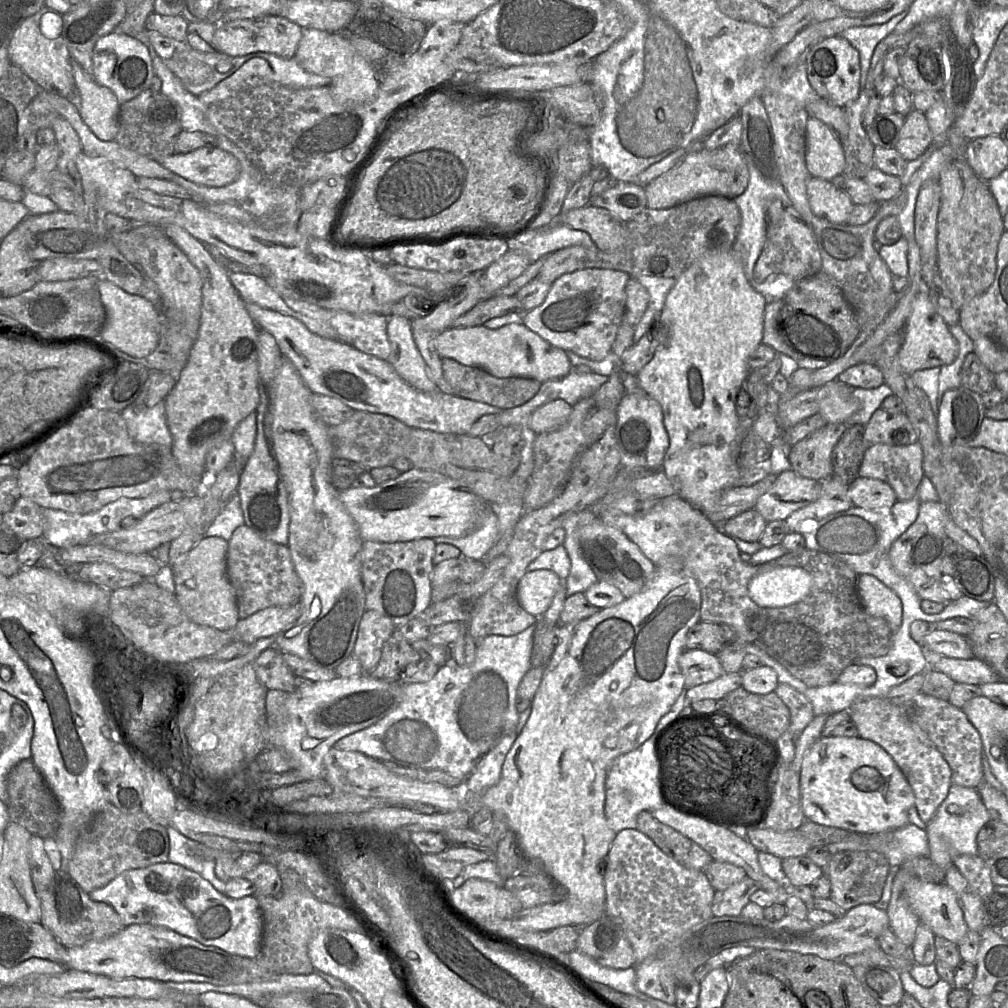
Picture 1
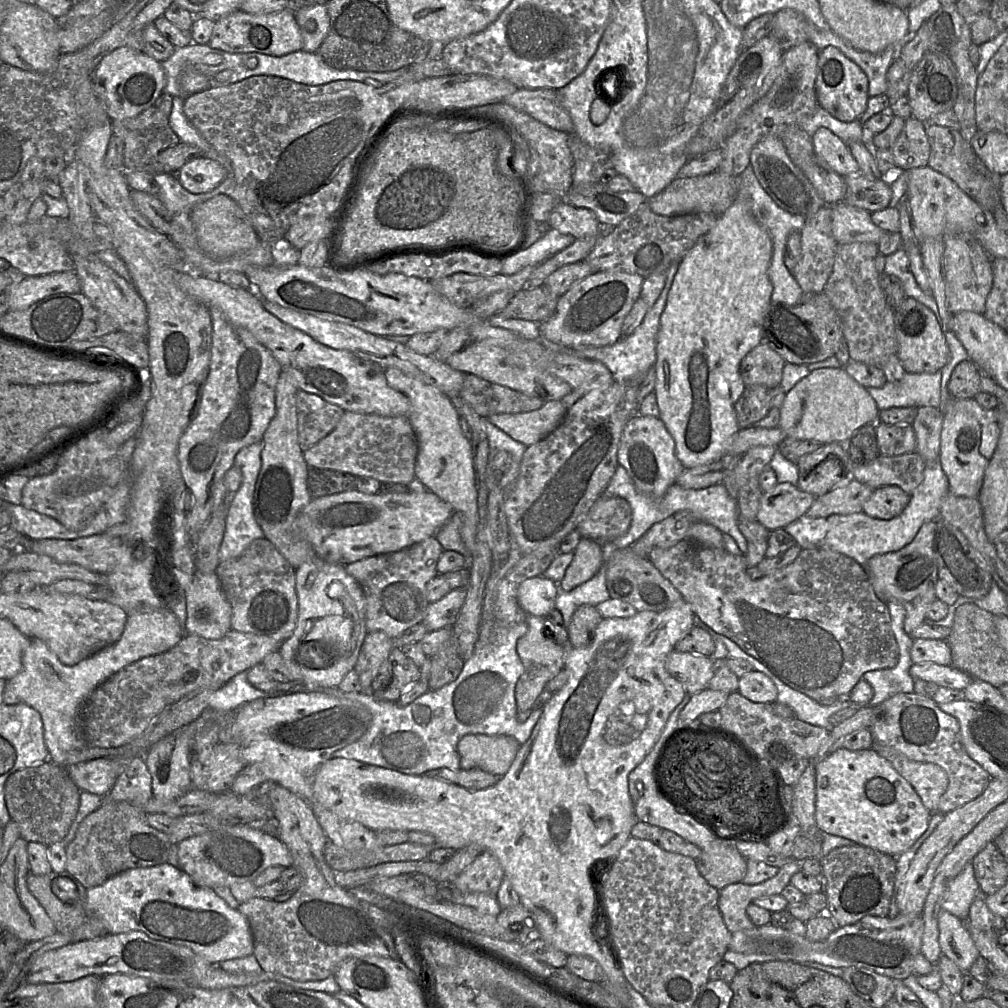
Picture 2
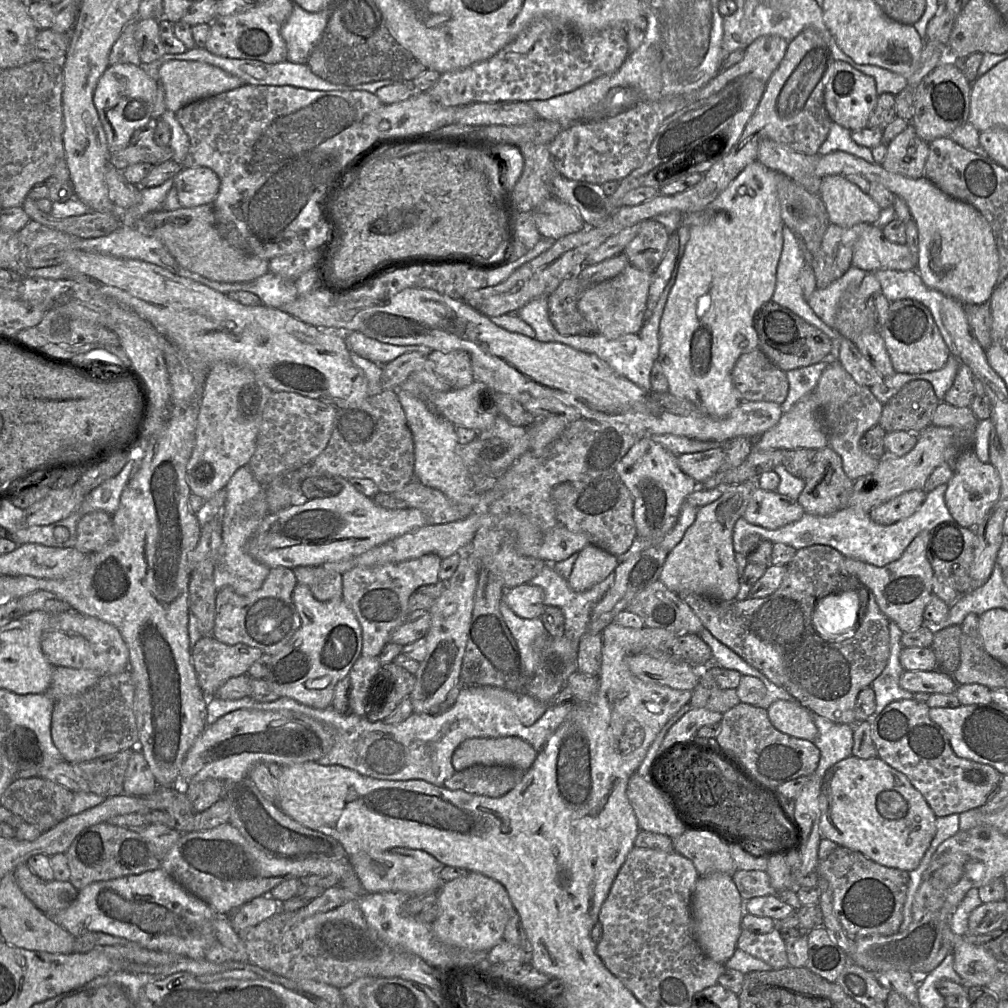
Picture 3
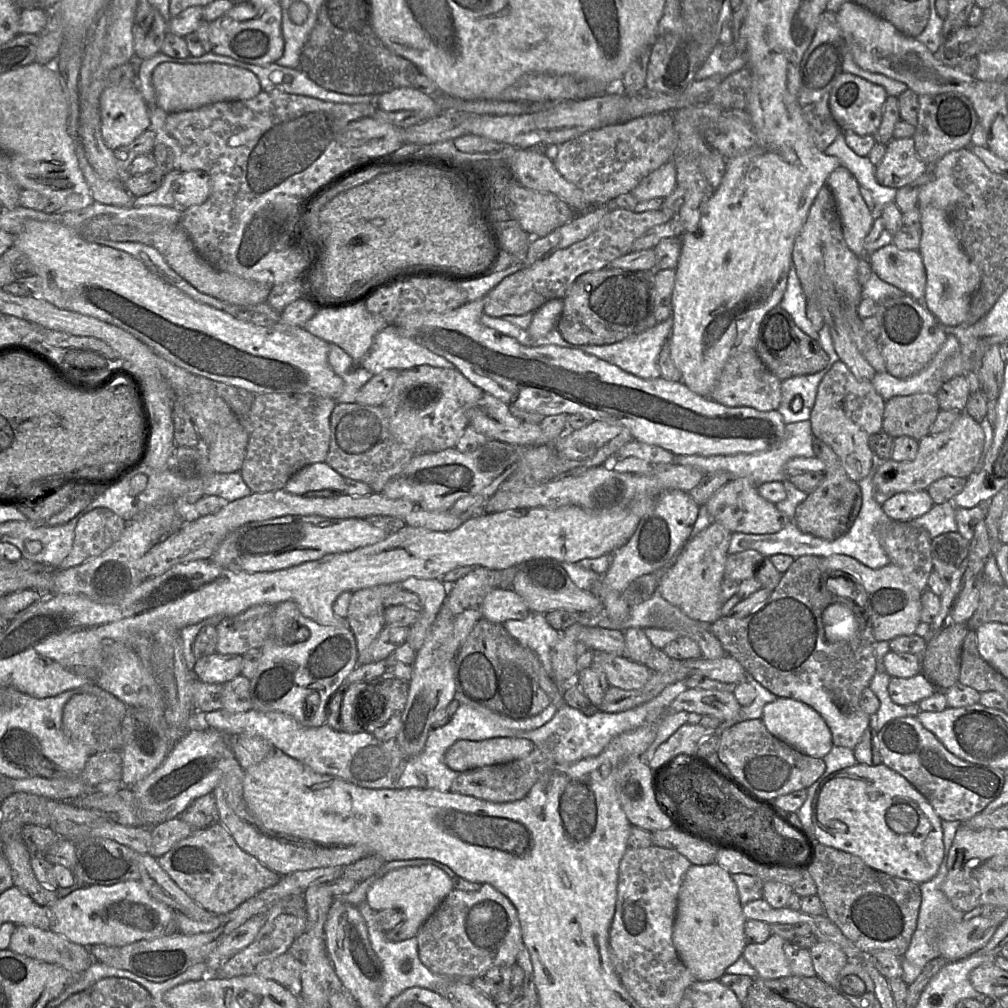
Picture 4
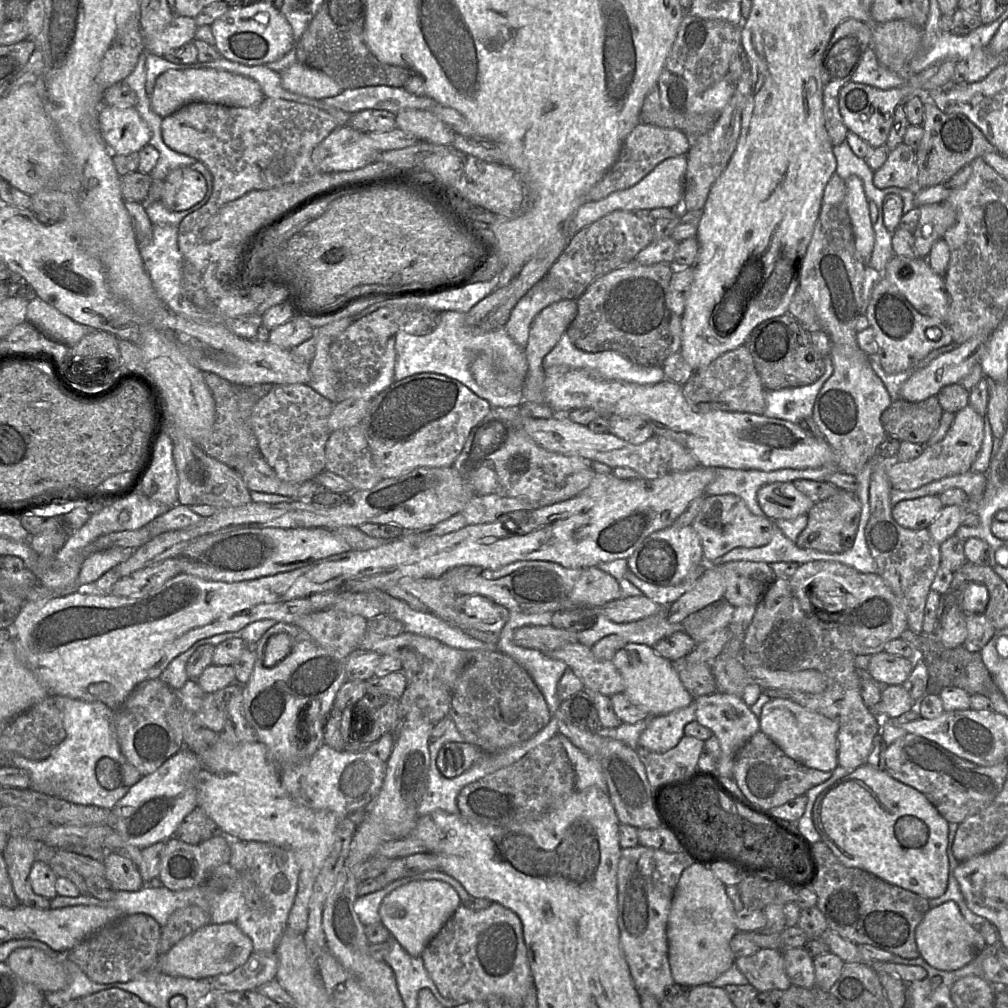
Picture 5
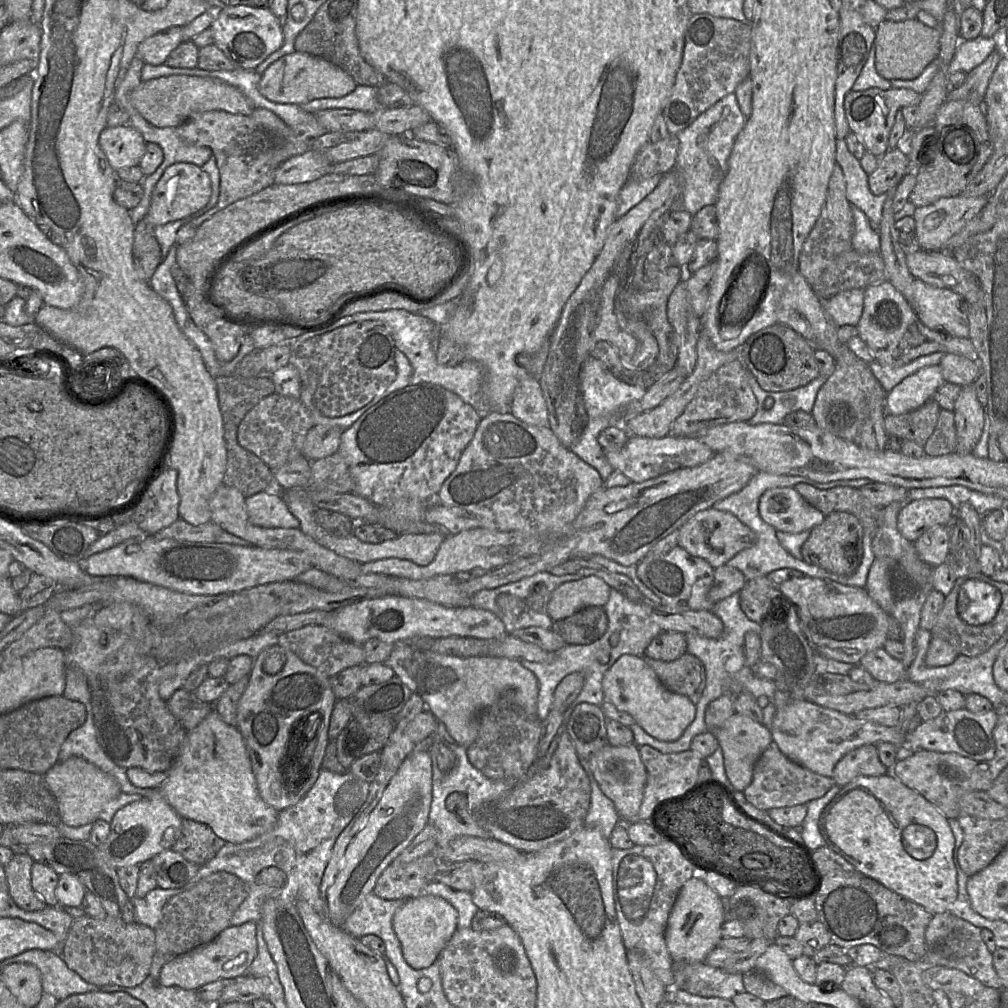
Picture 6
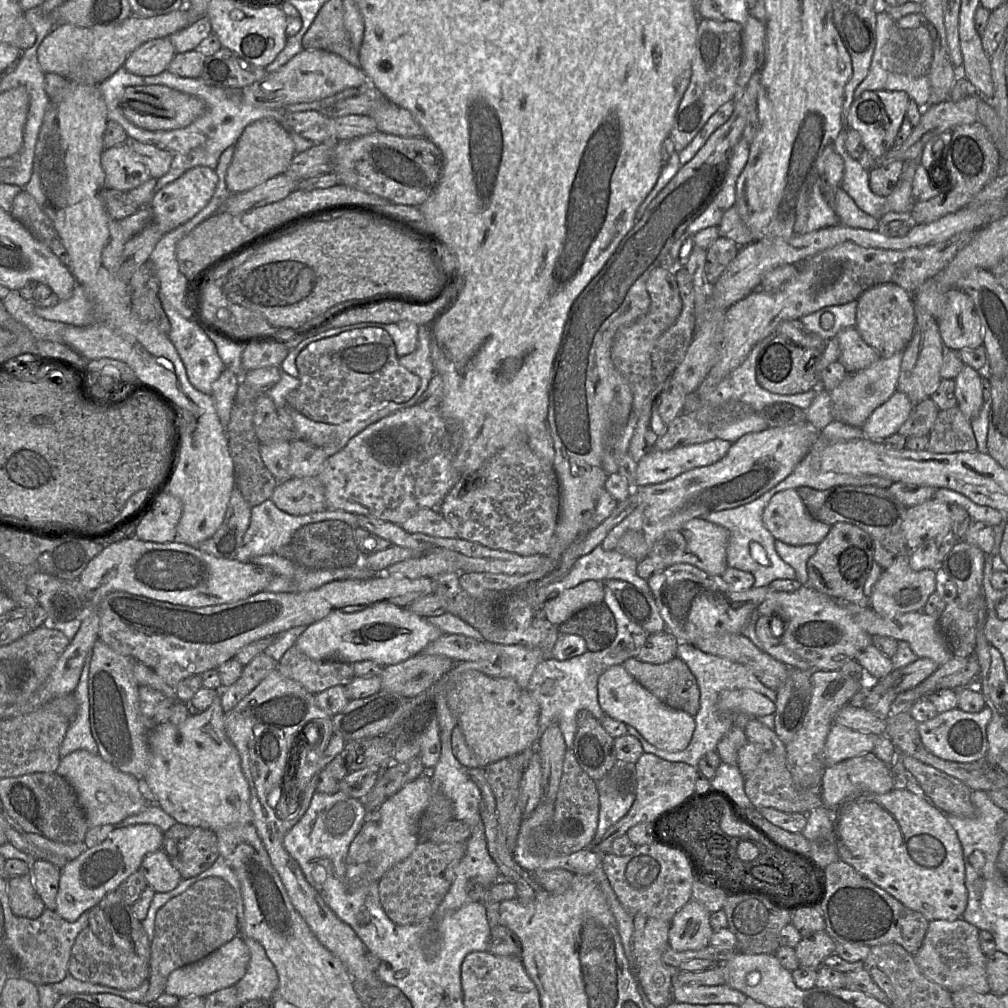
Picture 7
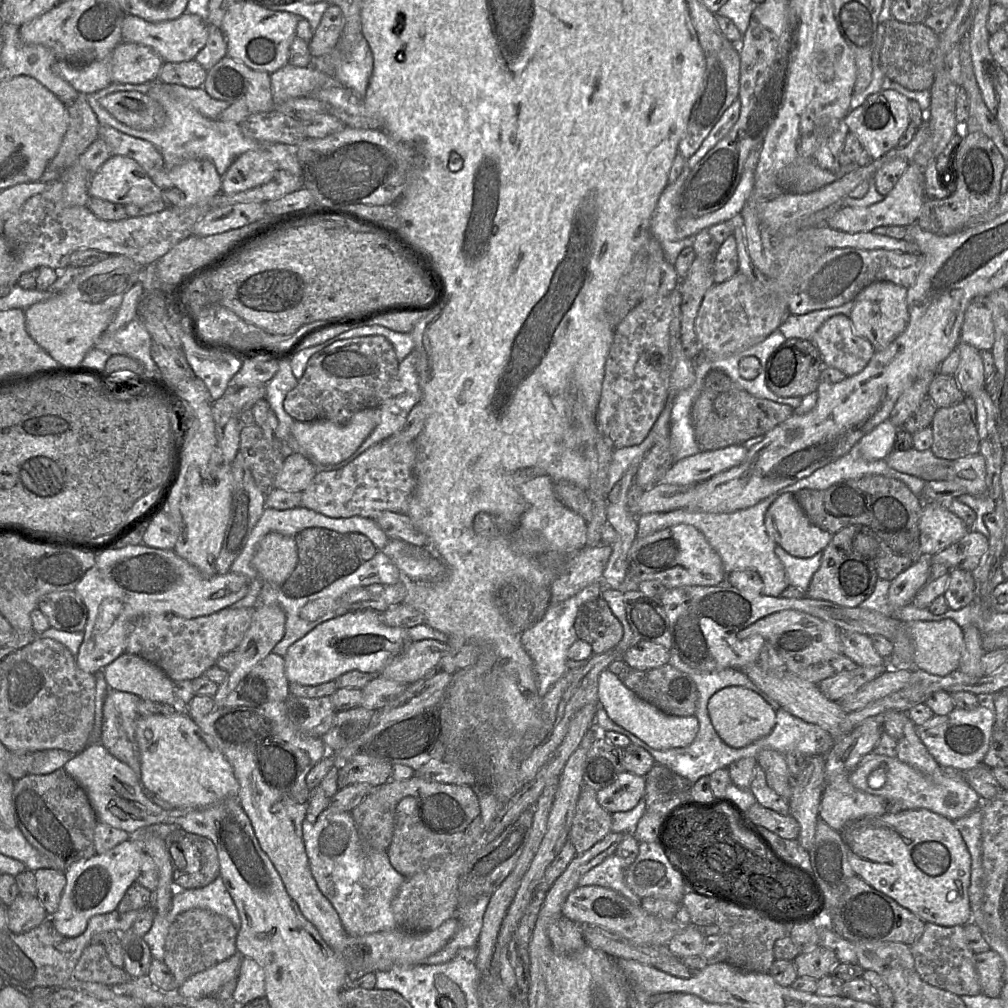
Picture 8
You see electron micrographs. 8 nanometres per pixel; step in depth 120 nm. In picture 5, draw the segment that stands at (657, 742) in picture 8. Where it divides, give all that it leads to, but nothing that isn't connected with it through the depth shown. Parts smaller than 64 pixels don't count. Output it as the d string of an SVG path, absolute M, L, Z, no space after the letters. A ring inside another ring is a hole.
M628 643L615 654L613 663L623 678L623 693L650 717L669 714L694 702L694 698L681 682L674 662L660 656L653 647Z

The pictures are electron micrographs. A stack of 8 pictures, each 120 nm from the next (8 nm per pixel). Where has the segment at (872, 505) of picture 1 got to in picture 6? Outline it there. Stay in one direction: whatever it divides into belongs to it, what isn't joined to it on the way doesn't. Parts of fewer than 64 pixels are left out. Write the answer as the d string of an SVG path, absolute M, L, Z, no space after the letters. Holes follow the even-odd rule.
M920 499L906 502L897 514L897 528L910 542L938 526L948 525L953 506L945 499Z

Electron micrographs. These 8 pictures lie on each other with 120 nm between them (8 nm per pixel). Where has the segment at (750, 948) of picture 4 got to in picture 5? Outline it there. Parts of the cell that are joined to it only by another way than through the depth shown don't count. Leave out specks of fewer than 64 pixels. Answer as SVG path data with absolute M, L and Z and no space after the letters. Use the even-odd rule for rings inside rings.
M760 948L751 956L736 958L735 964L758 992L786 990L791 986L780 950Z

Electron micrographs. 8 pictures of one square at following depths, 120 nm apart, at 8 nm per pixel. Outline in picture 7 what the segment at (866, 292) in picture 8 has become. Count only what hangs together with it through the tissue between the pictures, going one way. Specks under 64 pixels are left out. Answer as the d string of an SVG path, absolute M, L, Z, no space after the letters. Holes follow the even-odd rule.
M885 283L867 289L857 301L856 329L862 339L874 348L881 358L889 358L903 351L911 341L916 327L911 294L896 284Z

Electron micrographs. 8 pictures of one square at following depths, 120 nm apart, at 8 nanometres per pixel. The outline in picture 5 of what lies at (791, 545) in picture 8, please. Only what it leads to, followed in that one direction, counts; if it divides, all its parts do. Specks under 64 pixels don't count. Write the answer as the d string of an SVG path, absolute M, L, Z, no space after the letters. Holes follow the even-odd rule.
M776 482L759 489L757 501L765 516L773 521L791 520L808 514L814 502L792 482Z

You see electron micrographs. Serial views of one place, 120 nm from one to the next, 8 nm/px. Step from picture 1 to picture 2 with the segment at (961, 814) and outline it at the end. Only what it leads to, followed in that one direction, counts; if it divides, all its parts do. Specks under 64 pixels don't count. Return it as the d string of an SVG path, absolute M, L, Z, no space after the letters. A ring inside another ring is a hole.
M971 862L948 883L944 892L942 907L965 921L969 916L970 907L979 893L980 888Z

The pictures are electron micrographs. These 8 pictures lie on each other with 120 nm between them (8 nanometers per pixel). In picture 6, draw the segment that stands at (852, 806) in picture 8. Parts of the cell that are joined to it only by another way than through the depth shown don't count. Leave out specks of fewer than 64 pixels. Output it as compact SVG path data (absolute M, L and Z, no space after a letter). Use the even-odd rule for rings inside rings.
M869 744L844 755L835 765L831 777L836 785L843 787L859 776L881 776L887 772L879 761L876 746Z

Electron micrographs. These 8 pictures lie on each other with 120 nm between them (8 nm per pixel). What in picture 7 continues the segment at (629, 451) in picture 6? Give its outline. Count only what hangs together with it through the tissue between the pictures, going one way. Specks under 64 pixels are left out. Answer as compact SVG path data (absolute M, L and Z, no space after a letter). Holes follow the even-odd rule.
M716 438L667 451L652 448L637 462L636 486L662 483L689 470L712 465L728 453L731 445Z

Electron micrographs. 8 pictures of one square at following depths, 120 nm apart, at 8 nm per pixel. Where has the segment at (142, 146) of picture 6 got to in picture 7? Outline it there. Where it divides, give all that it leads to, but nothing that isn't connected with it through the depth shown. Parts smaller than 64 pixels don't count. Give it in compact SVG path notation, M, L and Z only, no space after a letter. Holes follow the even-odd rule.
M128 142L103 149L101 164L105 173L105 185L107 189L129 192L151 178L142 158L132 150Z

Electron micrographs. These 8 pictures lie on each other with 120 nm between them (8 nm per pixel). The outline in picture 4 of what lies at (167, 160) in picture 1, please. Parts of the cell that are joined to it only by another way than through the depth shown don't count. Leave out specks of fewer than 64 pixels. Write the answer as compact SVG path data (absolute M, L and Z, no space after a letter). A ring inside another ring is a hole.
M204 170L180 172L173 183L174 201L188 208L204 203L211 193L211 178Z

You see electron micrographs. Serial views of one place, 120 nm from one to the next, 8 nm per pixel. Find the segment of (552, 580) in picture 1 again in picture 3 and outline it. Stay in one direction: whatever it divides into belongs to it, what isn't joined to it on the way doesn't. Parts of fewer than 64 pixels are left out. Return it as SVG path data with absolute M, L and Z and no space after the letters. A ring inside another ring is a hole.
M530 583L509 589L502 599L517 616L524 619L540 618L546 608L544 590Z

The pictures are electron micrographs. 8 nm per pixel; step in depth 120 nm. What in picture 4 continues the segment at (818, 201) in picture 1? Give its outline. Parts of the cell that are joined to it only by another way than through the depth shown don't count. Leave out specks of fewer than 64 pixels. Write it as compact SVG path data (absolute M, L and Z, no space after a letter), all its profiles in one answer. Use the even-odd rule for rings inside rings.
M889 244L868 257L872 272L916 301L923 301L926 288L926 270L918 251L903 250Z

